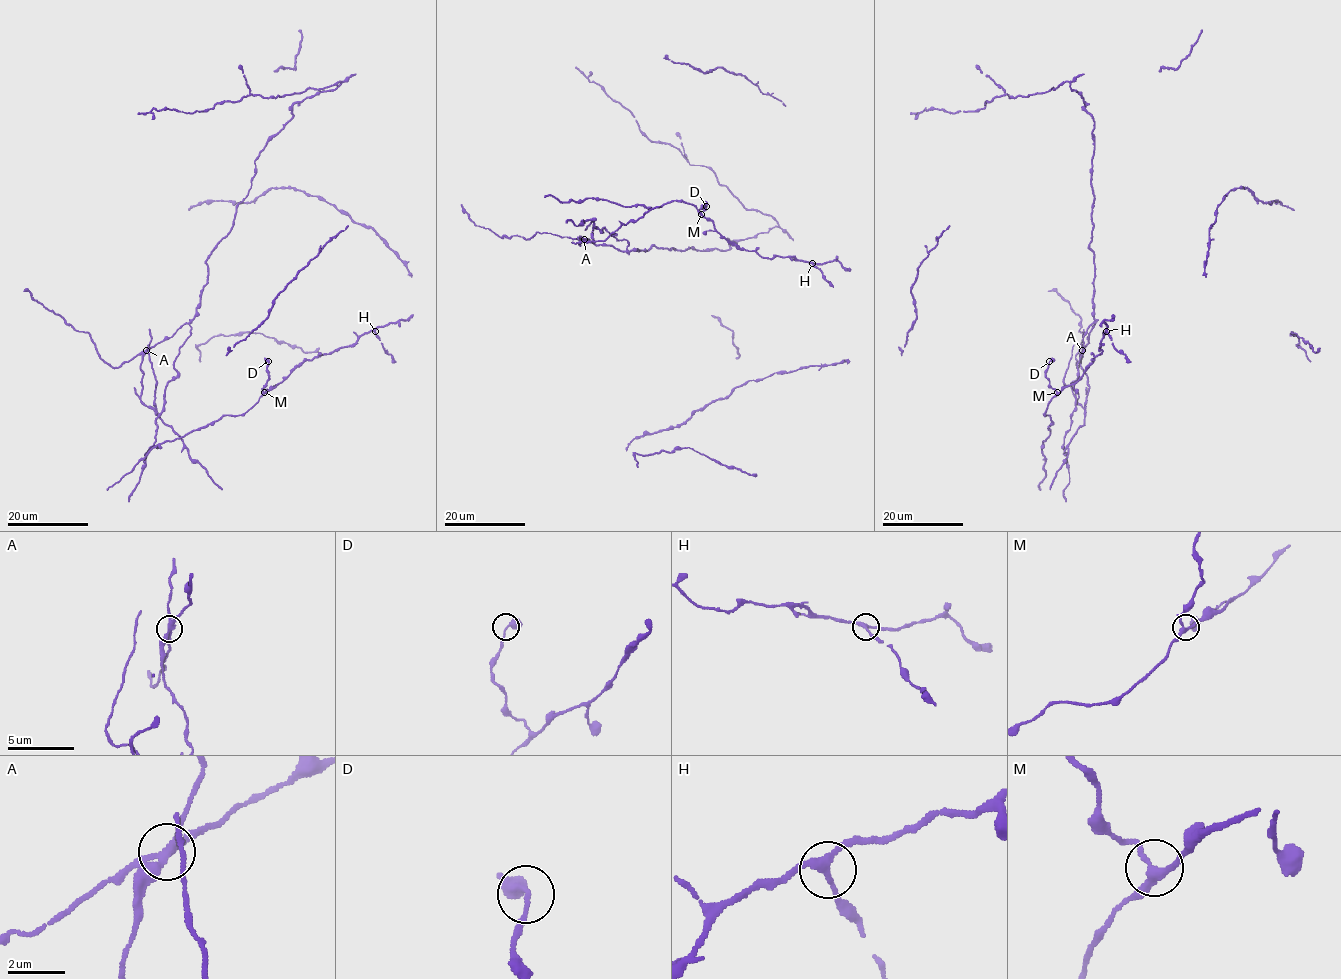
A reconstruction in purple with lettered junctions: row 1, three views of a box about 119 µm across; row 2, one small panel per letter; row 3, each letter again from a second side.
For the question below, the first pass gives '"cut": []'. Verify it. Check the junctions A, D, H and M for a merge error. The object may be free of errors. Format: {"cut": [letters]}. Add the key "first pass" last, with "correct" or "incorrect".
{"cut": ["A"], "first pass": "incorrect"}

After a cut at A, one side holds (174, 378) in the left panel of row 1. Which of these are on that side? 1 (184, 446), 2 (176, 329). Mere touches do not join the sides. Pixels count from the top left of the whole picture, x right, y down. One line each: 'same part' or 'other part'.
1: other part
2: same part

